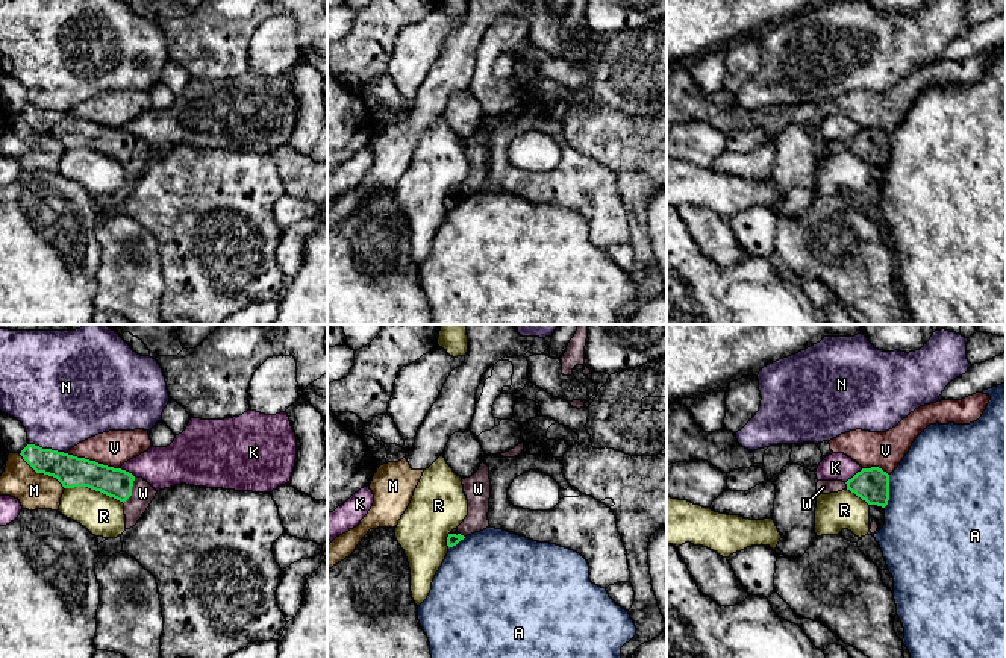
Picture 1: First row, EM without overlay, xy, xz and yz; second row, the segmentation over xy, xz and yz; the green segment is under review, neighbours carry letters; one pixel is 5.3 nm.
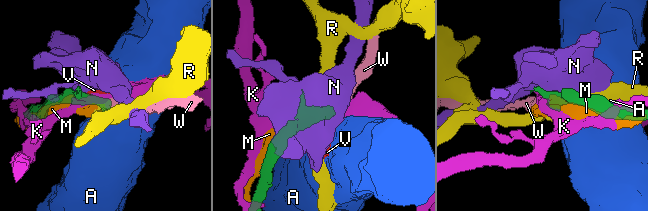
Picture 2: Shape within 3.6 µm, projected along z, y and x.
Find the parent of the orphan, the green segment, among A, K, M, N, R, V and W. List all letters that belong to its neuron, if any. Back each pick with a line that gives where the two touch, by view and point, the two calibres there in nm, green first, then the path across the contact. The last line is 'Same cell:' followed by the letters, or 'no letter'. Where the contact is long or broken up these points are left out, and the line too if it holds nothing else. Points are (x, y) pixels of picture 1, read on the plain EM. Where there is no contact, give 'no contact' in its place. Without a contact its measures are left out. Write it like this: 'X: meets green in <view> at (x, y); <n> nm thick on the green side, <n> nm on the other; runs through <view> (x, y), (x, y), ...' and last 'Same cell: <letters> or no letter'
W: meets green in xy at (131, 150); 160 nm thick on the green side, 120 nm on the other; runs through xy (114, 143), (131, 150), (143, 153)
Same cell: W

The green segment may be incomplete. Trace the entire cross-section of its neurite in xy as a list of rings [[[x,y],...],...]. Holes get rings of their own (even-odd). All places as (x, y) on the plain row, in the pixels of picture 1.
[[[27,105],[20,115],[36,133],[56,138],[64,149],[88,147],[123,162],[126,190],[138,183],[158,153],[147,141],[126,130],[64,112]]]

